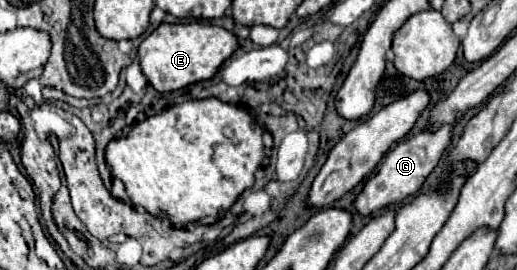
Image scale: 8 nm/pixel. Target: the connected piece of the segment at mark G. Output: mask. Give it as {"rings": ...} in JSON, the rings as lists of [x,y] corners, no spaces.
{"rings":[[[443,125],[439,131],[435,133],[427,133],[427,131],[421,131],[417,135],[413,135],[409,141],[405,143],[399,143],[395,145],[387,155],[385,155],[385,161],[381,163],[379,171],[365,183],[363,191],[357,195],[357,199],[353,201],[353,207],[359,215],[367,217],[367,215],[373,215],[375,211],[379,209],[385,209],[389,205],[395,205],[395,203],[401,203],[403,199],[415,195],[423,181],[427,179],[427,175],[435,169],[439,157],[443,155],[445,147],[449,145],[451,141],[451,127],[453,125]]]}

